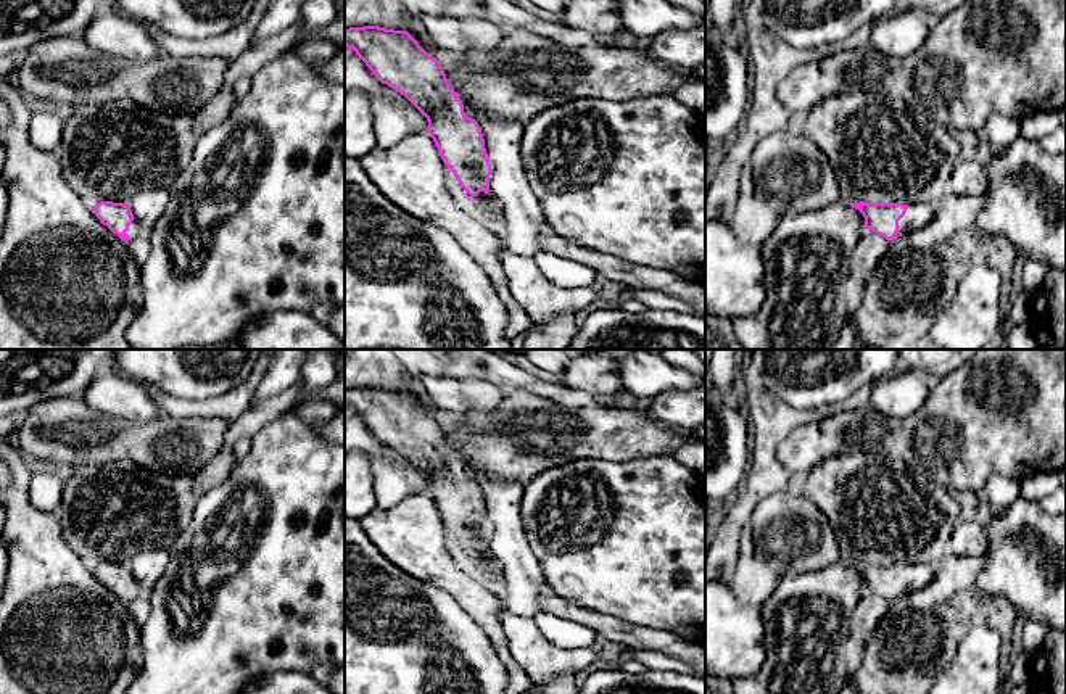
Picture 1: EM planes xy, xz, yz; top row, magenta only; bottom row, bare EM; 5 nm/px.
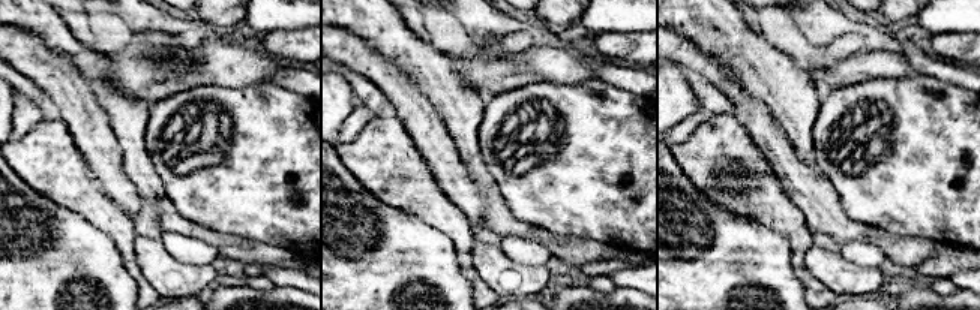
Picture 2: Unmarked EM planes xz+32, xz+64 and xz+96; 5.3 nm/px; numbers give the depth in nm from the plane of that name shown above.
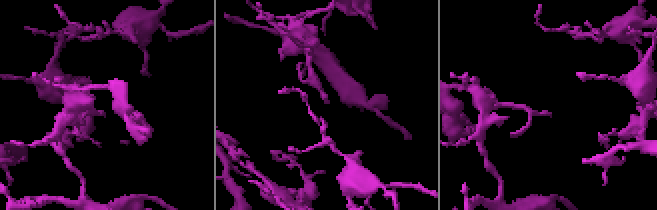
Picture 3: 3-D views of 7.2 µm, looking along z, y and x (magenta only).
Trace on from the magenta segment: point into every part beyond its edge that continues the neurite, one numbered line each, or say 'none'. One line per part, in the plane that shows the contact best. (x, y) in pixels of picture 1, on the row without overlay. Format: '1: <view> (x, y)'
1: yz (918, 575)

